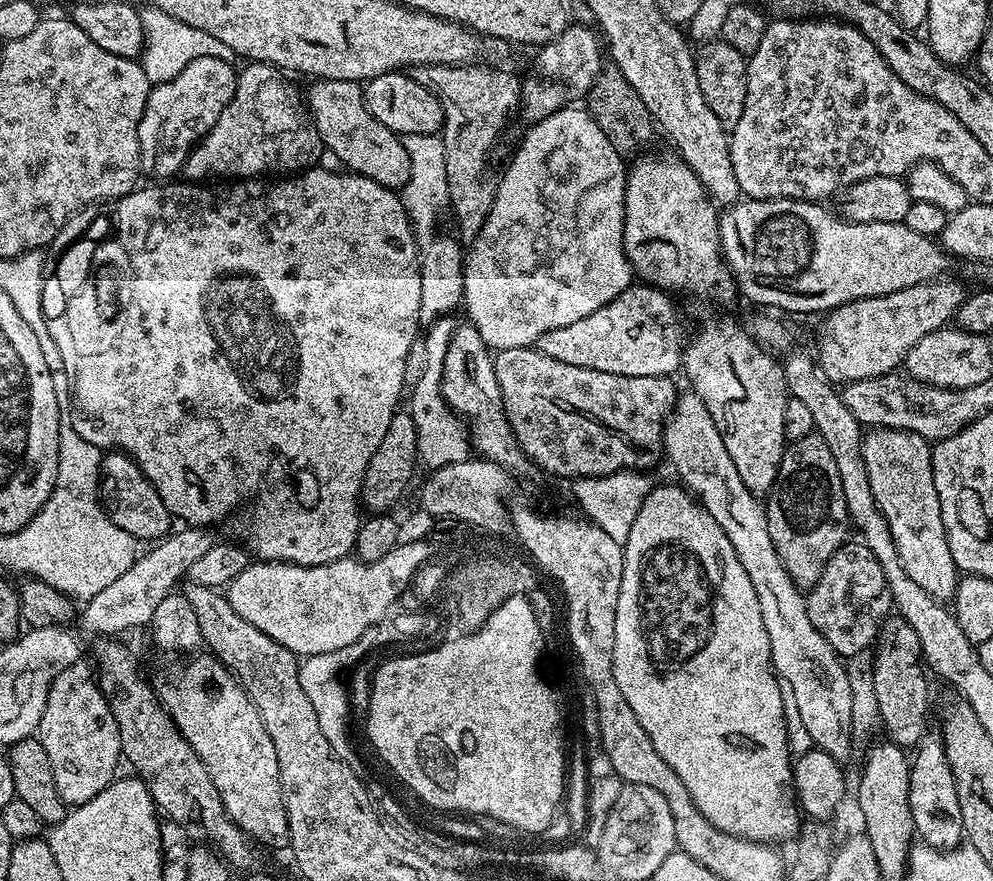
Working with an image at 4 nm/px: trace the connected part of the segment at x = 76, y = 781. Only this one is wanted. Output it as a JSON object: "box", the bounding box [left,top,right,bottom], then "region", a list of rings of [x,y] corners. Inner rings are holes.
{"box":[38,662,122,805],"region":[[[78,662],[52,680],[46,710],[42,710],[38,739],[46,750],[46,758],[50,758],[54,786],[58,786],[65,805],[90,802],[90,798],[112,783],[117,775],[116,763],[122,760],[118,722],[114,722],[114,714],[110,714],[110,706],[89,665],[87,668],[84,662]]]}

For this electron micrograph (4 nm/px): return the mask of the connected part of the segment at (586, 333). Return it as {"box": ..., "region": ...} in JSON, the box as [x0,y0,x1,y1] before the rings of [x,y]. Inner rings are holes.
{"box":[535,282,686,376],"region":[[[633,282],[594,314],[542,334],[535,347],[566,366],[586,366],[623,376],[672,376],[681,371],[686,347],[684,324],[672,300],[669,293],[651,284]]]}

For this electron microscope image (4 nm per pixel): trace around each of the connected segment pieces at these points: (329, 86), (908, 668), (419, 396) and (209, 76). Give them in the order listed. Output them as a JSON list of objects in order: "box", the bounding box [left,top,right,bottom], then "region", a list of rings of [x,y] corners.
[{"box":[306,79,410,190],"region":[[[317,79],[313,84],[316,85],[306,92],[306,107],[310,113],[311,127],[316,128],[320,135],[321,145],[334,150],[334,154],[342,158],[344,168],[349,173],[370,178],[389,190],[403,189],[404,183],[410,178],[410,154],[406,154],[403,139],[386,126],[382,126],[382,122],[378,122],[378,118],[374,118],[374,114],[366,110],[363,87],[355,80]]]},{"box":[872,616,929,750],"region":[[[899,616],[892,617],[880,628],[875,637],[872,652],[872,677],[874,694],[878,694],[880,722],[887,739],[905,750],[915,749],[929,731],[928,728],[928,680],[924,677],[925,665],[920,655],[918,634]]]},{"box":[410,316,470,470],"region":[[[444,316],[427,329],[428,336],[424,340],[426,346],[426,370],[422,373],[418,386],[410,394],[410,411],[414,418],[414,426],[418,434],[418,450],[416,451],[419,463],[428,467],[428,470],[445,468],[457,464],[470,456],[470,433],[465,421],[457,416],[447,404],[444,395],[440,392],[440,379],[444,369],[444,359],[448,349],[448,340],[452,331],[456,329],[457,321],[452,316]]]},{"box":[138,56,238,182],"region":[[[213,56],[194,58],[178,78],[170,78],[149,91],[146,110],[138,126],[140,171],[145,177],[157,176],[157,181],[164,182],[183,169],[193,148],[212,129],[214,122],[218,122],[218,114],[226,110],[230,98],[234,98],[238,72],[232,66],[229,61]]]}]

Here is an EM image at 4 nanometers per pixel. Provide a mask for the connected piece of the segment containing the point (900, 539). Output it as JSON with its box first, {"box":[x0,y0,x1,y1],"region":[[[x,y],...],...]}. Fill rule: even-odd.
{"box":[861,427,958,598],"region":[[[875,427],[863,435],[861,455],[875,502],[890,528],[906,574],[927,592],[940,598],[951,597],[956,591],[958,569],[942,526],[941,503],[934,487],[931,443],[912,432]]]}

